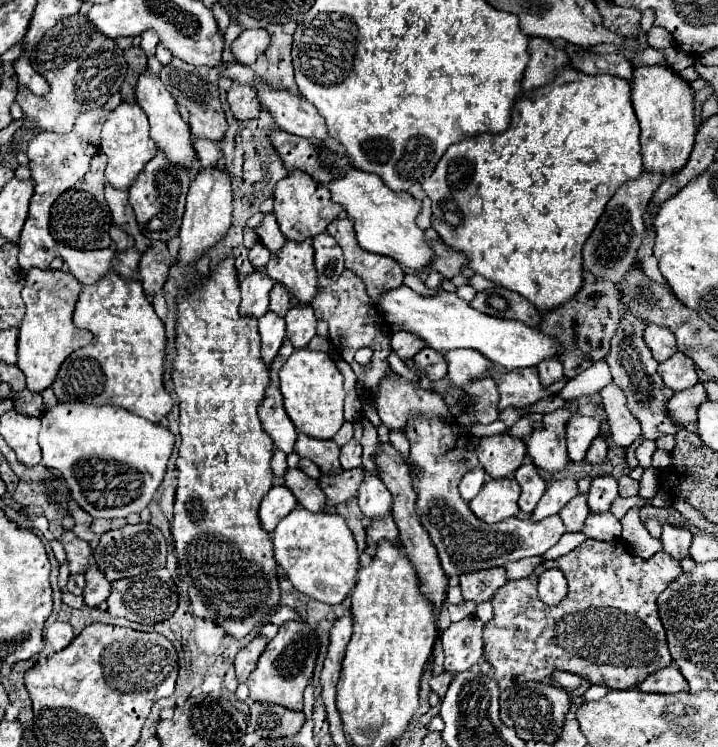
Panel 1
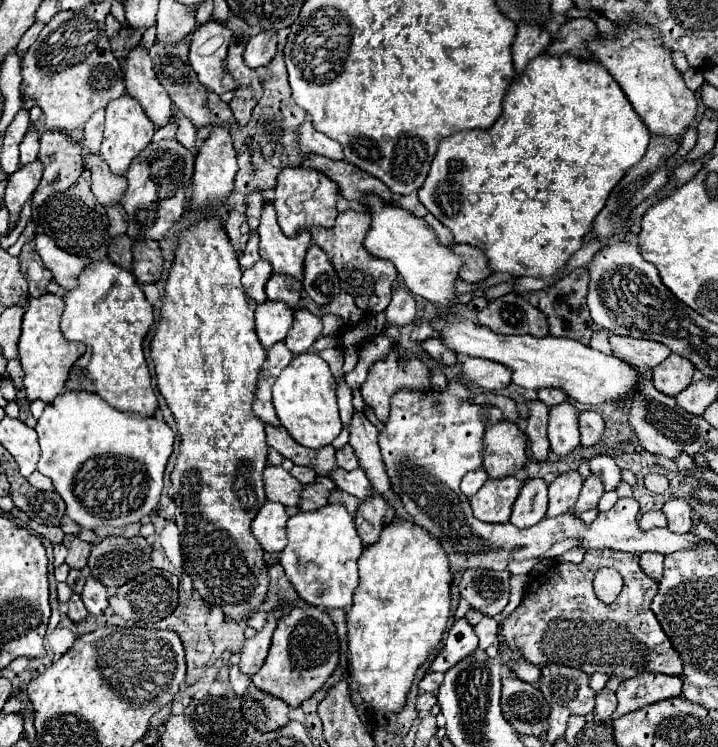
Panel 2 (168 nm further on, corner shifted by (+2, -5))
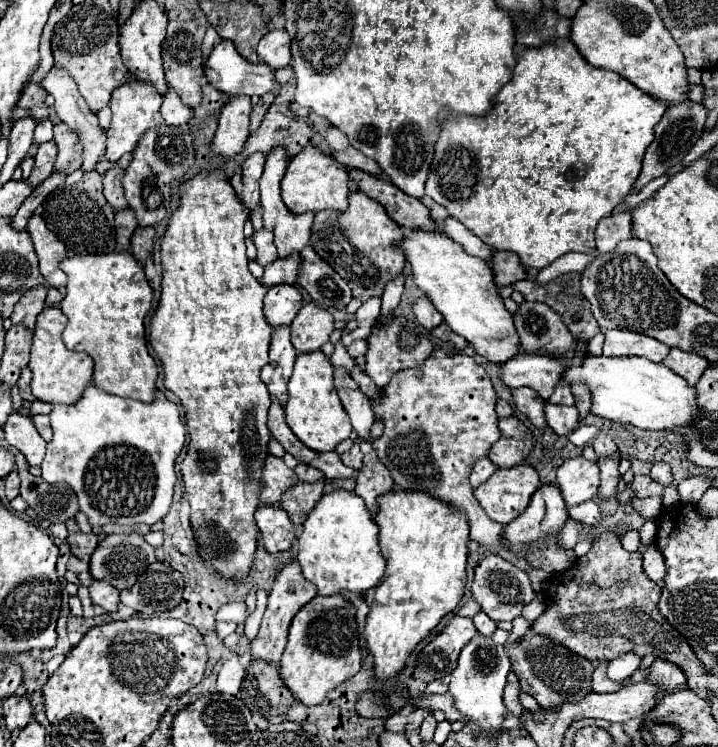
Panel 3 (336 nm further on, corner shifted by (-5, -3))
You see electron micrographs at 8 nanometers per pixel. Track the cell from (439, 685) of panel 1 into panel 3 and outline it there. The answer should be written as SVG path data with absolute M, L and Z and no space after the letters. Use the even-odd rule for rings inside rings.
M416 708L410 716L408 716L408 730L418 730L422 726L422 720L428 716L430 712L428 710L422 710L422 708Z

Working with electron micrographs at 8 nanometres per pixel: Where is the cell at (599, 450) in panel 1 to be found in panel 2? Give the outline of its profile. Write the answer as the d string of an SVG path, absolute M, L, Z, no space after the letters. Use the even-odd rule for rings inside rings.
M581 412L579 416L579 430L581 430L581 446L591 448L603 440L605 424L601 414L597 412Z

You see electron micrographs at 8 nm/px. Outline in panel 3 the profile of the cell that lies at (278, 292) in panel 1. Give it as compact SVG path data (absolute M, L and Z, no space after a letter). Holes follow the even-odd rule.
M290 254L290 258L276 258L274 262L270 262L270 266L264 268L262 282L266 286L276 286L276 284L294 284L294 286L298 286L296 284L298 264L300 264L298 254Z

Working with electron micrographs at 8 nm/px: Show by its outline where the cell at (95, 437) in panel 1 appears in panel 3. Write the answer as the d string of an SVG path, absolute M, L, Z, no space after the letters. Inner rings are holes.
M90 384L74 406L56 404L50 412L54 438L46 448L46 456L40 464L42 478L48 482L68 482L80 502L80 510L88 516L92 526L104 526L108 522L114 524L138 524L144 522L152 526L162 520L170 508L176 472L174 462L184 446L184 424L180 422L178 406L162 396L144 404L138 400L124 400L120 396L112 396L94 384Z

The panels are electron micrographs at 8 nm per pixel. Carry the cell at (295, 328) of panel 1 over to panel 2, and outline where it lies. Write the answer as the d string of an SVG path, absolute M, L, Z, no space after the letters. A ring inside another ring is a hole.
M309 310L293 312L293 326L287 332L285 344L293 354L307 352L315 340L321 336L321 318L311 314Z

